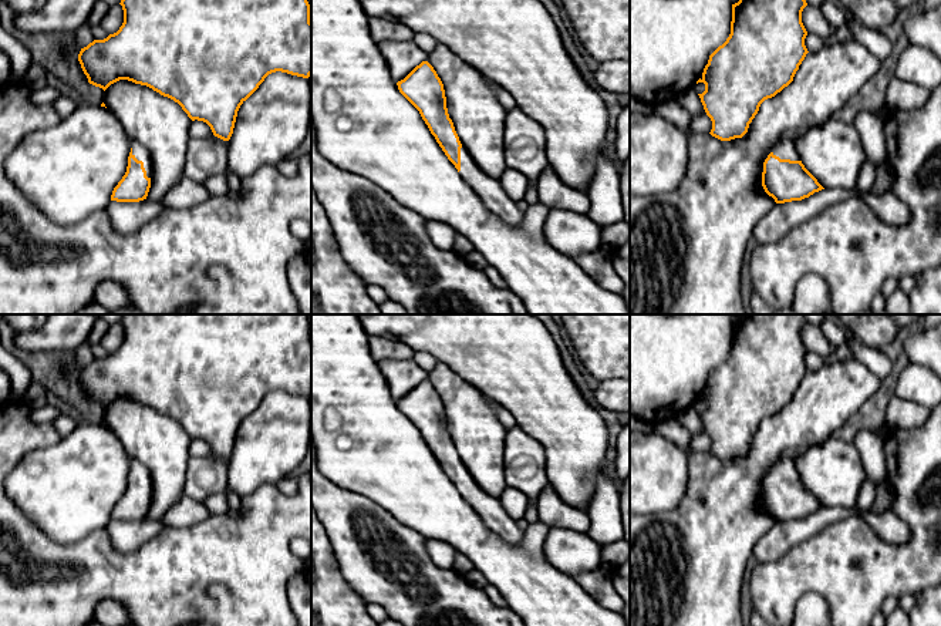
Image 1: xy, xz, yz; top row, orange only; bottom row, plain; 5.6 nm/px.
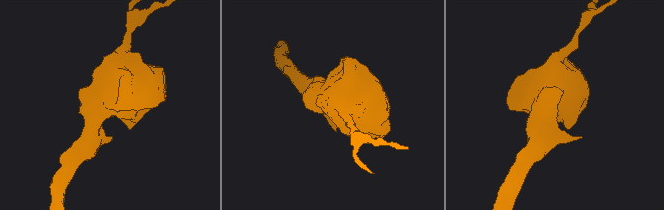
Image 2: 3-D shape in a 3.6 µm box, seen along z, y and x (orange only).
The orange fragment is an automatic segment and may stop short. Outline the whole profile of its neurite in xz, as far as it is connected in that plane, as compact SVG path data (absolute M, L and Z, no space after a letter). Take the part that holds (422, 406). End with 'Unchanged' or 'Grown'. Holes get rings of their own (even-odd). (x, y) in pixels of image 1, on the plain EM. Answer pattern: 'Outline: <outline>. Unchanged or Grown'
Outline: M422 380L397 404L399 411L419 430L448 478L482 522L503 541L520 542L523 532L517 522L507 516L499 498L488 495L475 484L462 465L448 433L443 403L434 386Z. Grown

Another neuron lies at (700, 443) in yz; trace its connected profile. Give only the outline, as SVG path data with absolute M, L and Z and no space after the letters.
M702 431L699 434L691 434L691 441L688 445L689 452L709 452L712 448L712 440L706 434L706 431Z

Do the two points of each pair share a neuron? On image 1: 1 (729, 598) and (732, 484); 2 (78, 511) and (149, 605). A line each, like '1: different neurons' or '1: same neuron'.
1: same neuron
2: different neurons

